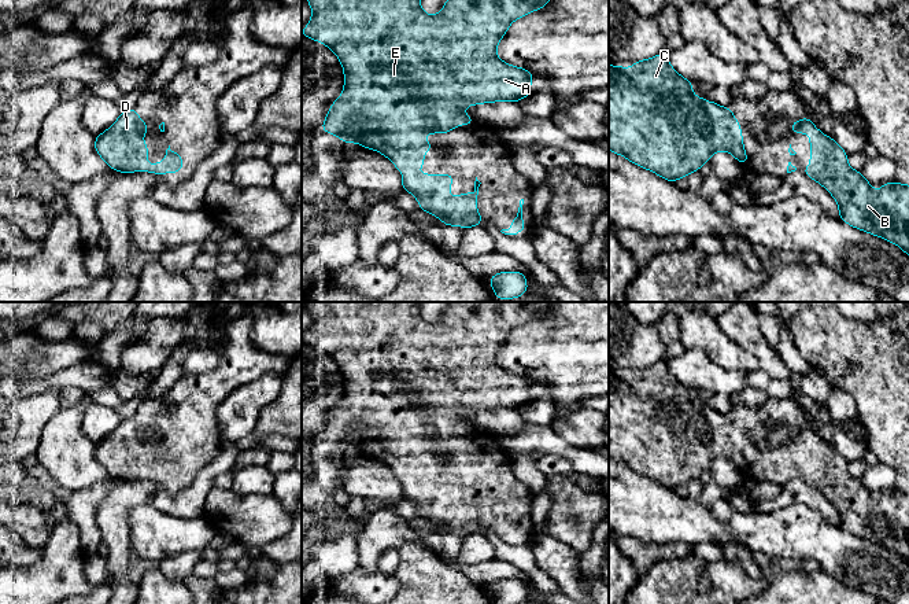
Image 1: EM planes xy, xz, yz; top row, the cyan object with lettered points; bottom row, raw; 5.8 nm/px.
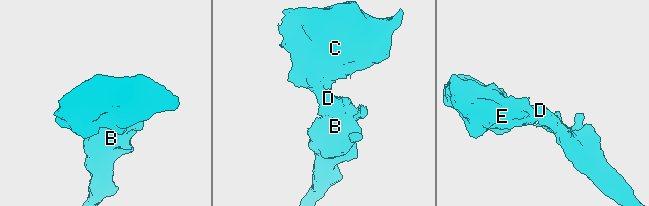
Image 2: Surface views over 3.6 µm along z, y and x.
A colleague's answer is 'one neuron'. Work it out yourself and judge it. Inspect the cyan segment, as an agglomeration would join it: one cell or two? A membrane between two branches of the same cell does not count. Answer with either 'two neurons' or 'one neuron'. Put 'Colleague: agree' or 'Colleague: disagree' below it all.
one neuron
Colleague: agree

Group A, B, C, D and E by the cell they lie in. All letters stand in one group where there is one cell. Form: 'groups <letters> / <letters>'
groups A B C D E

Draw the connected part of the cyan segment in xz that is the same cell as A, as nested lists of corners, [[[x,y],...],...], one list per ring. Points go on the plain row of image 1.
[[[307,302],[313,324],[302,342],[329,354],[339,365],[344,378],[344,397],[341,404],[330,412],[328,423],[321,434],[321,438],[339,443],[343,450],[358,450],[365,456],[380,458],[391,467],[396,476],[402,480],[403,498],[413,501],[420,512],[420,518],[431,520],[443,528],[443,533],[470,535],[483,531],[483,526],[476,516],[480,489],[476,485],[474,501],[463,500],[461,504],[448,504],[447,500],[452,491],[454,482],[420,482],[415,476],[424,474],[425,460],[435,457],[435,453],[422,446],[428,441],[447,441],[454,438],[457,432],[473,432],[476,428],[466,423],[462,416],[480,410],[494,410],[500,408],[520,409],[533,401],[529,395],[535,383],[522,375],[516,375],[505,371],[496,364],[496,353],[506,342],[509,334],[516,327],[528,323],[532,318],[542,317],[547,313],[553,302],[451,302],[441,318],[437,323],[428,323],[421,316],[420,302]]]

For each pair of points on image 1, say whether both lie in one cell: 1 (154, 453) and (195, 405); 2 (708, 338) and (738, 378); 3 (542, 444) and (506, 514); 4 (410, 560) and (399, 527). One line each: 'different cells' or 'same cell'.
1: same cell
2: different cells
3: different cells
4: different cells

